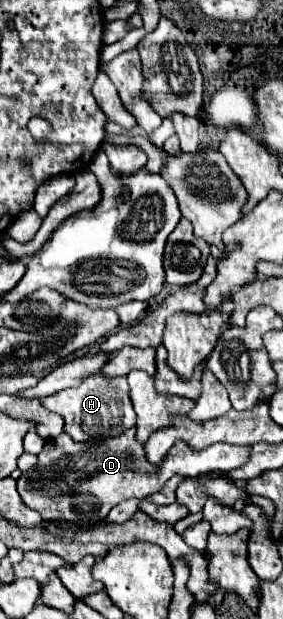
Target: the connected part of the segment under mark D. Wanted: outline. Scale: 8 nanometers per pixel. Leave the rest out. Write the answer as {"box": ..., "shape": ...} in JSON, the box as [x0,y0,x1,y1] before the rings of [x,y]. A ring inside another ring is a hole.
{"box":[18,429,248,523],"shape":[[[134,429],[122,433],[120,437],[98,441],[94,445],[74,443],[66,433],[48,439],[38,455],[38,465],[22,473],[18,479],[18,493],[26,507],[38,511],[44,521],[66,519],[74,523],[96,523],[104,519],[112,507],[126,499],[144,499],[156,493],[172,475],[196,477],[208,471],[228,471],[244,465],[248,461],[248,449],[240,445],[210,445],[200,453],[188,449],[188,445],[174,445],[168,453],[168,461],[160,469],[152,469],[144,461],[144,447],[136,441]]]}

